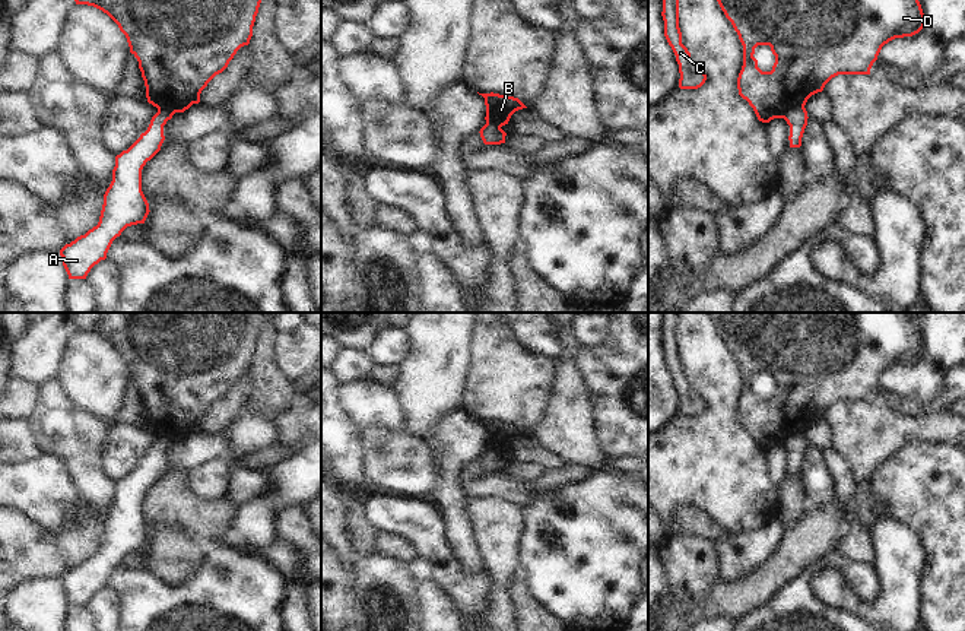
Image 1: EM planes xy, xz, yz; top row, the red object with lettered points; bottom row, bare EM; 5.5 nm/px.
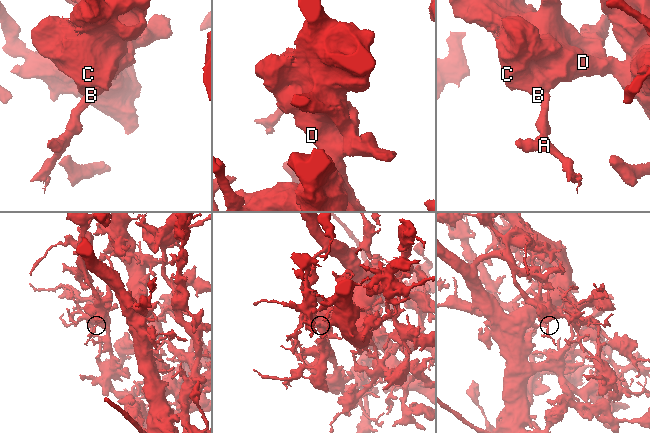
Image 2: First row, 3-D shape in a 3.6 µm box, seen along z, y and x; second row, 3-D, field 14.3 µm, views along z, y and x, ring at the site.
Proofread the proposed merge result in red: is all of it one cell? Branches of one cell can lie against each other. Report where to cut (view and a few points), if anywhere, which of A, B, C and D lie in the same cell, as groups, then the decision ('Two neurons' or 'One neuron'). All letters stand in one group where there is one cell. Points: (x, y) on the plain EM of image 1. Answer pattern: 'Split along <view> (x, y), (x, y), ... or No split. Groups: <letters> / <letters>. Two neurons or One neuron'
Split along yz (803, 433), (793, 434), (783, 444). Groups: A / B C D. Two neurons

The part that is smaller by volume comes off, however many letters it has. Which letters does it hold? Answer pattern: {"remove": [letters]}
{"remove": ["A"]}

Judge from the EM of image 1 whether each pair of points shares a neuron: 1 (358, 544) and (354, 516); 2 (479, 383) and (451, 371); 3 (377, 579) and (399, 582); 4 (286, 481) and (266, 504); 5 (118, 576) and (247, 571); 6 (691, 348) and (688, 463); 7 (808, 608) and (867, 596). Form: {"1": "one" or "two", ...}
{"1": "one", "2": "two", "3": "one", "4": "one", "5": "one", "6": "one", "7": "one"}

